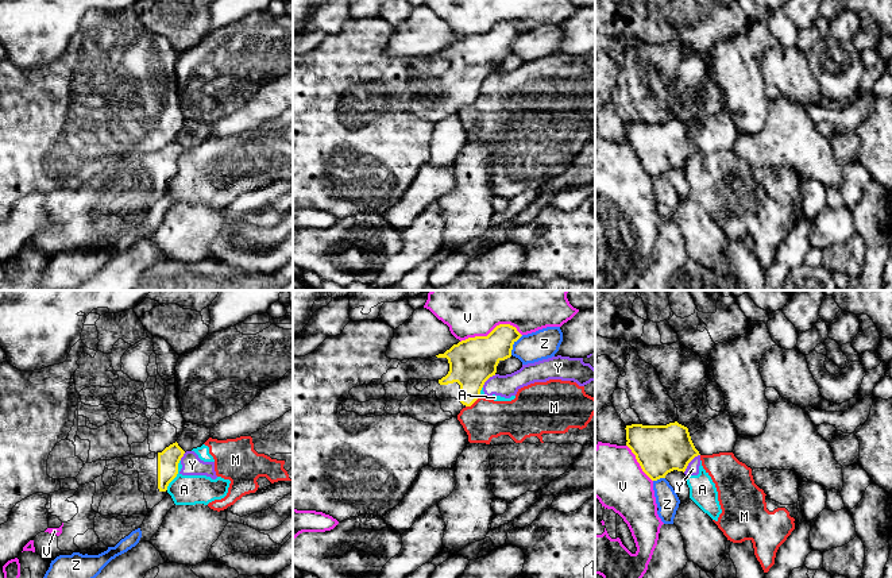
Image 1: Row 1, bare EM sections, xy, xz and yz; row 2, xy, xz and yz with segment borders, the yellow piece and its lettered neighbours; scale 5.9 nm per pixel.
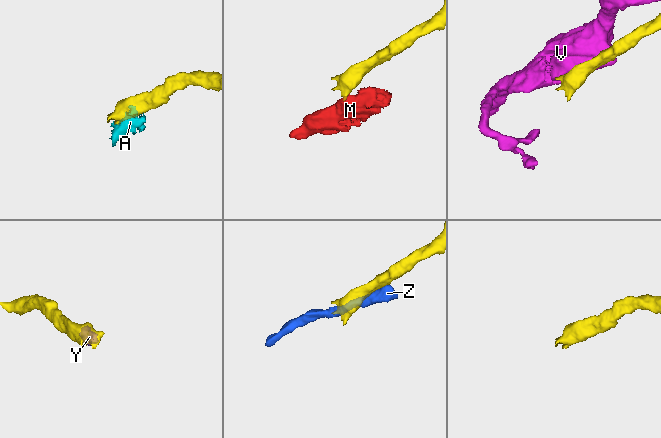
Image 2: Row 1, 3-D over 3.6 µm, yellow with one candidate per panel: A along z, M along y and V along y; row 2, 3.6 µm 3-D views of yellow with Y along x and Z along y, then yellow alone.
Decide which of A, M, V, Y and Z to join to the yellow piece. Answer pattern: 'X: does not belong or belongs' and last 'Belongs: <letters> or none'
A: does not belong
M: does not belong
V: does not belong
Y: does not belong
Z: does not belong
Belongs: none

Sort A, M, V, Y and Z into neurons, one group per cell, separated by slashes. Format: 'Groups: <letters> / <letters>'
Groups: A M Y / V / Z

